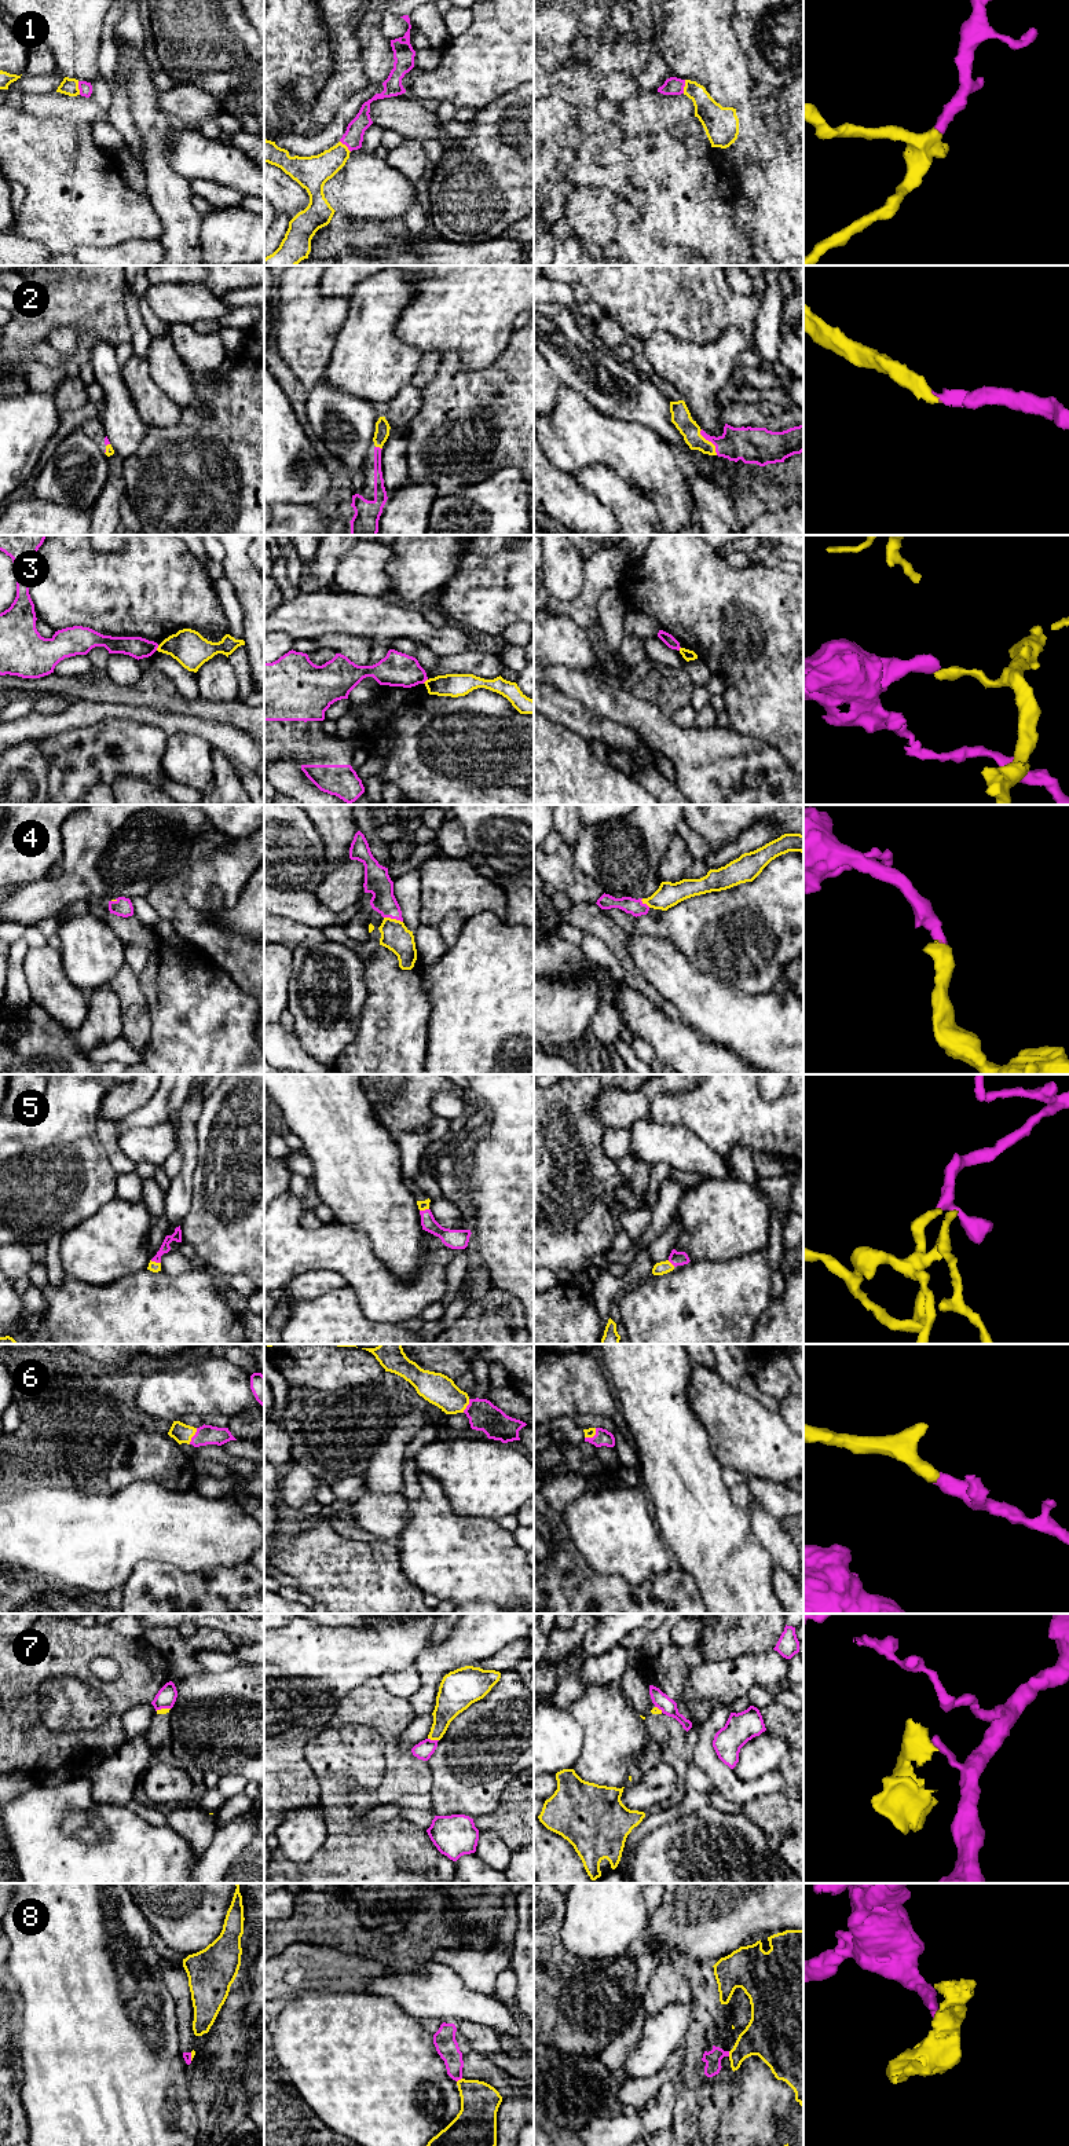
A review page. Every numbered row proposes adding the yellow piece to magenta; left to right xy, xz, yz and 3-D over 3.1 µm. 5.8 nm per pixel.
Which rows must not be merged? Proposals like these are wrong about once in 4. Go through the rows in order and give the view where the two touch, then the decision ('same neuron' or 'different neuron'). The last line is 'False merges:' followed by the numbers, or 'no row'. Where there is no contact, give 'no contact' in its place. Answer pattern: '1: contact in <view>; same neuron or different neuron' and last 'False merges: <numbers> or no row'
1: contact in xy; same neuron
2: contact in yz; same neuron
3: contact in xy; different neuron
4: contact in xz; same neuron
5: contact in xy; same neuron
6: contact in xy; same neuron
7: contact in xz; different neuron
8: contact in xz; different neuron
False merges: 3, 7, 8

